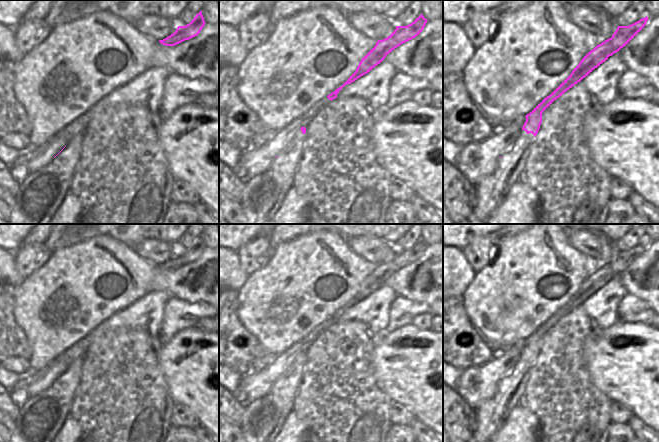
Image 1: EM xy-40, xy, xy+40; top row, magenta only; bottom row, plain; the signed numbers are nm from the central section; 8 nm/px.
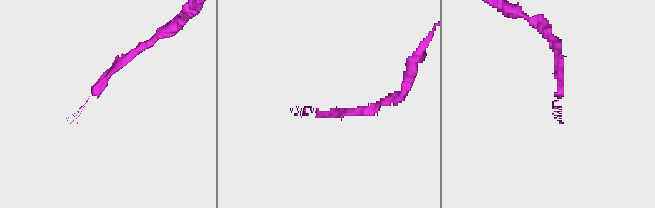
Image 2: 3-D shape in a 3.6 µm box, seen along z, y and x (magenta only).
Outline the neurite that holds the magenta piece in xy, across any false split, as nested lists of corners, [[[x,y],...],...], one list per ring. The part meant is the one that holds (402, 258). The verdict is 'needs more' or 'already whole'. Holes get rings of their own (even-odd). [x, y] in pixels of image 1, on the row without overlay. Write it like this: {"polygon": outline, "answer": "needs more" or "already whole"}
{"polygon": [[[421,238],[407,250],[396,250],[396,253],[385,263],[378,264],[376,269],[362,282],[356,295],[348,304],[334,316],[314,328],[305,338],[290,346],[285,352],[276,356],[269,366],[259,372],[249,372],[242,379],[234,393],[234,397],[241,404],[248,404],[264,397],[273,385],[286,374],[292,366],[294,355],[300,350],[303,358],[310,345],[333,323],[347,308],[351,308],[361,300],[370,296],[380,288],[387,278],[401,268],[415,262],[424,253],[427,243]]], "answer": "needs more"}

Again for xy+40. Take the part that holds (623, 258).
{"polygon": [[[646,240],[629,250],[618,250],[611,262],[588,276],[572,297],[529,338],[496,354],[489,362],[481,366],[462,370],[454,389],[458,396],[473,408],[492,398],[497,392],[500,381],[515,368],[520,353],[525,354],[527,358],[532,357],[536,361],[542,347],[542,337],[557,322],[605,286],[609,280],[626,270],[644,252],[647,245]]], "answer": "needs more"}

